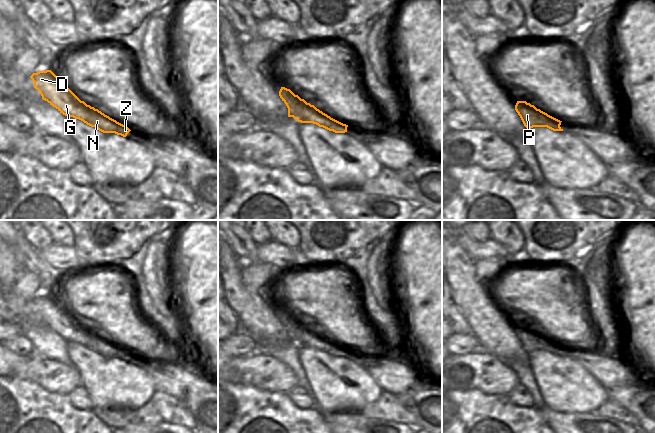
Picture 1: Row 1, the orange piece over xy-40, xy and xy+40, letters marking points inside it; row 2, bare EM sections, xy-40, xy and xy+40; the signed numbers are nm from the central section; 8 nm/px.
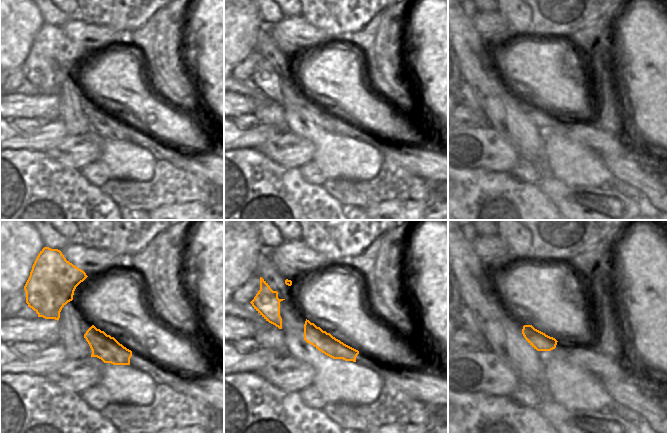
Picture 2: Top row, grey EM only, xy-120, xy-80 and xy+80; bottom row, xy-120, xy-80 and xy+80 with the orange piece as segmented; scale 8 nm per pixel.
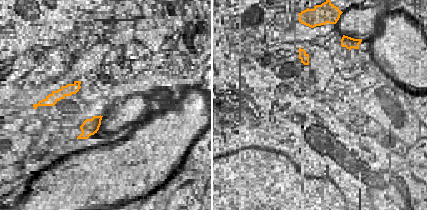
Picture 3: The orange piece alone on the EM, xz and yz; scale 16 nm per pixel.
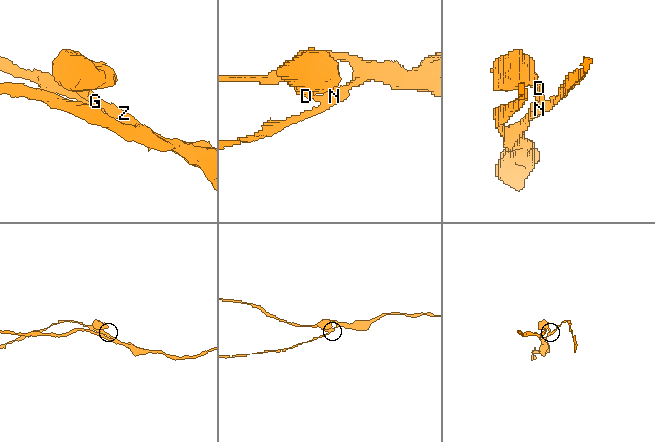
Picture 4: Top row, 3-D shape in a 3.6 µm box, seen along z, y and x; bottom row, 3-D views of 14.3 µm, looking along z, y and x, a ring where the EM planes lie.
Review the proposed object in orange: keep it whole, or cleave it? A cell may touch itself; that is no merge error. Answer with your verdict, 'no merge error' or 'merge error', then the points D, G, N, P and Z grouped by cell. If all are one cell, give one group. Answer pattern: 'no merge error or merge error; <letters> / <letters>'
merge error; D G N Z / P

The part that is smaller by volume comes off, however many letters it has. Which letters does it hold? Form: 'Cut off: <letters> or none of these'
Cut off: P

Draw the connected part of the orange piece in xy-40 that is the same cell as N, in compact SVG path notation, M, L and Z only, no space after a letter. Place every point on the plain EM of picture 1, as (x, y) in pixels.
M51 294L33 297L30 302L42 323L63 339L79 343L103 357L115 357L126 361L131 355L125 349L81 325Z

